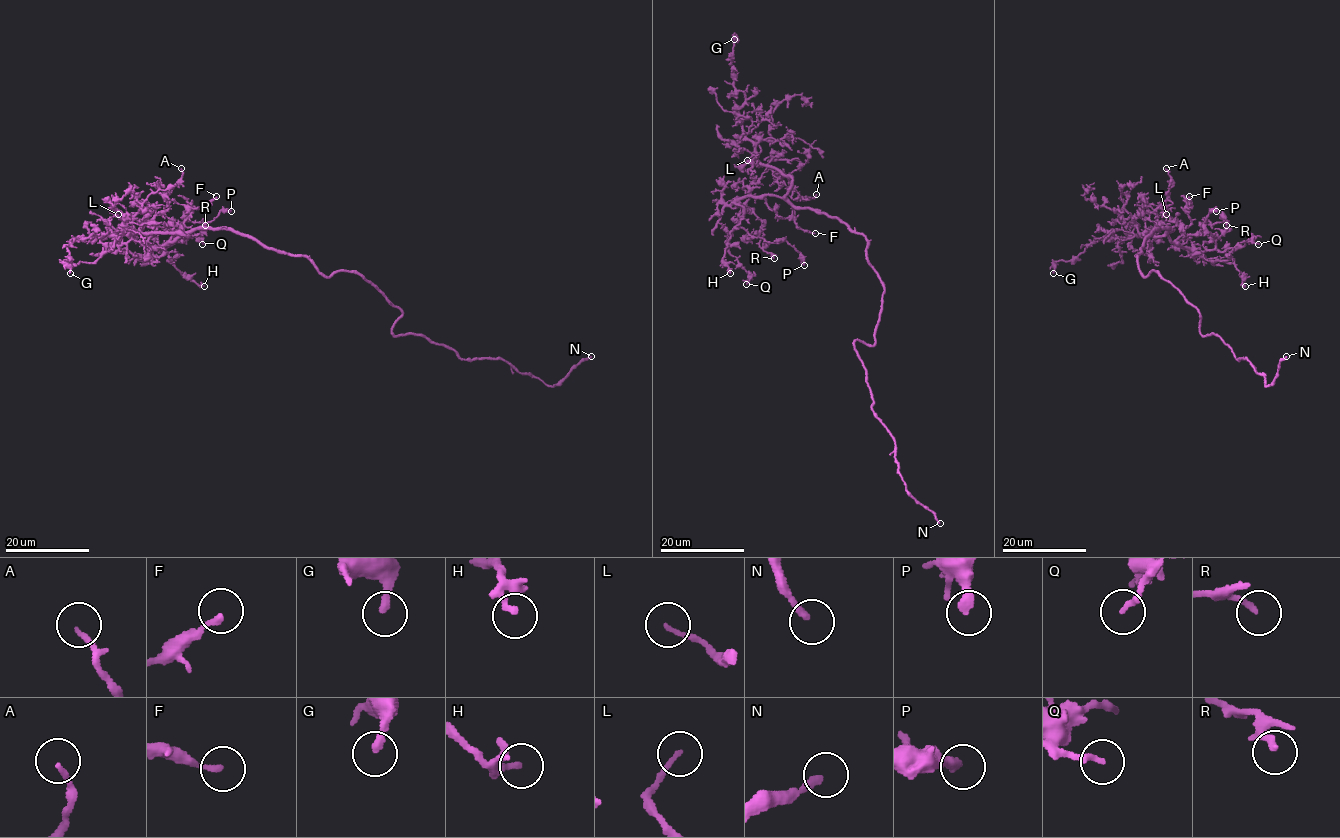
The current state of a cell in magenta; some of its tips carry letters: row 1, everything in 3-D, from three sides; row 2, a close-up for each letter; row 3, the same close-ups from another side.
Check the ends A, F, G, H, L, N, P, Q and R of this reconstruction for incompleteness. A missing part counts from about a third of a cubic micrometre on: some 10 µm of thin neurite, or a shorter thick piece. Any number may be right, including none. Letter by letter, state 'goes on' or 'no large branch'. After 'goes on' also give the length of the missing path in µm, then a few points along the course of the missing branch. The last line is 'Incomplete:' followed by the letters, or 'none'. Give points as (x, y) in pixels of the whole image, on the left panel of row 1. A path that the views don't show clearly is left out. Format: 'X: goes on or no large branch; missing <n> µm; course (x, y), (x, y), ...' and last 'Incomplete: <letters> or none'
A: no large branch
F: no large branch
G: no large branch
H: no large branch
L: no large branch
N: goes on; missing 10 µm
P: no large branch
Q: no large branch
R: no large branch
Incomplete: N

